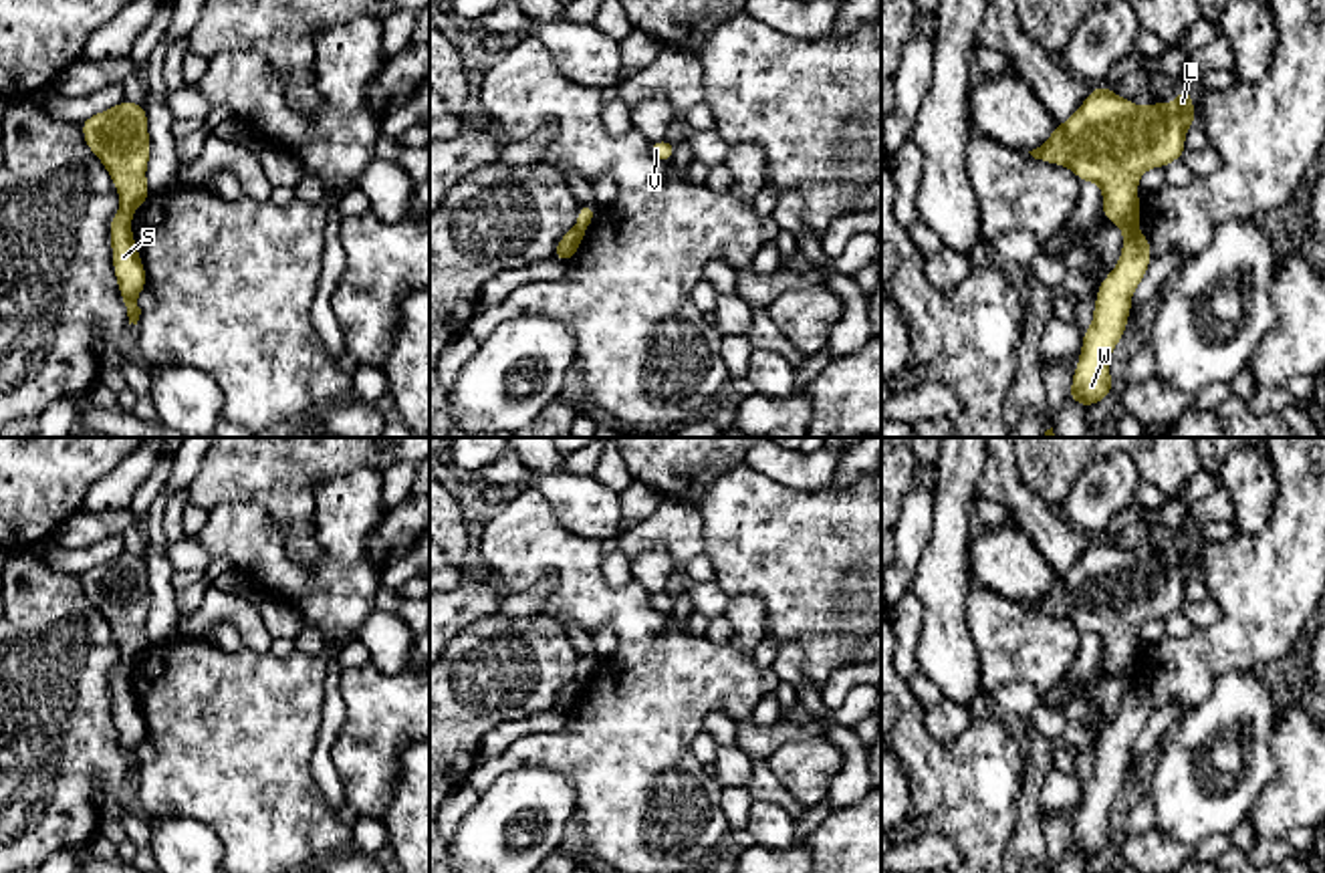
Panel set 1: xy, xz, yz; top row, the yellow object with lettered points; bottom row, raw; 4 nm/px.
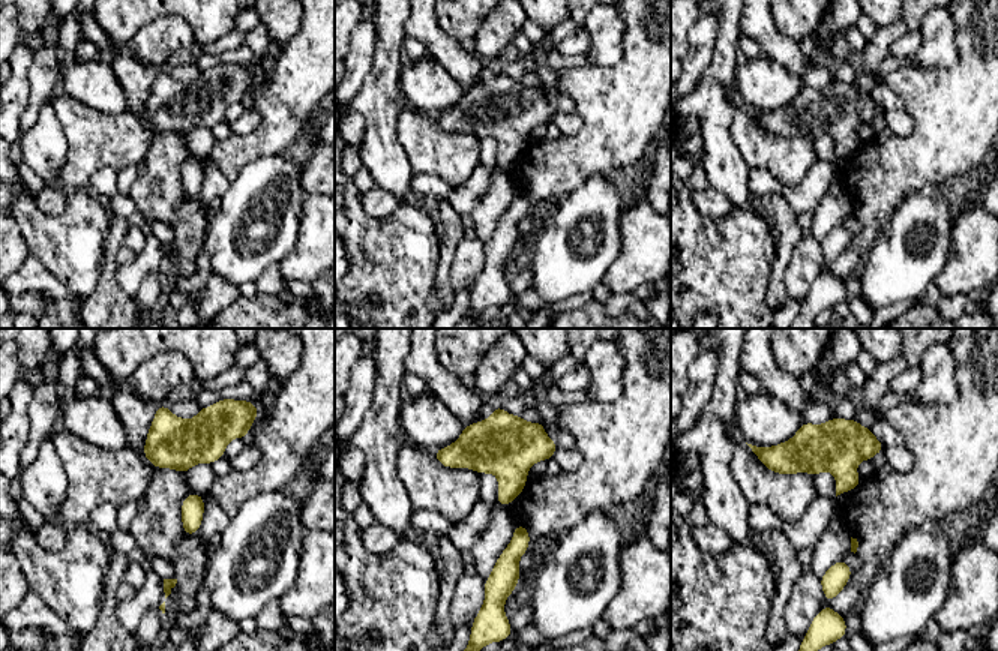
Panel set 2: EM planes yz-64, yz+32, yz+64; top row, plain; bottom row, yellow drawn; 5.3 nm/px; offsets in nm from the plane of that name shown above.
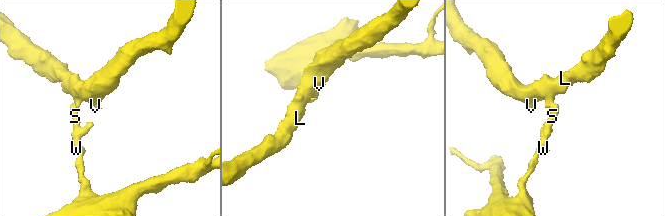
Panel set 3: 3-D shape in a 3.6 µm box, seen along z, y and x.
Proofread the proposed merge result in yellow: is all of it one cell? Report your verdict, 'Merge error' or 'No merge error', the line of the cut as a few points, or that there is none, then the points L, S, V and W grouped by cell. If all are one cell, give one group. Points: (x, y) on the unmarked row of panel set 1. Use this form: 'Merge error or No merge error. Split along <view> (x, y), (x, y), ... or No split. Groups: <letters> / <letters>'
Merge error. Split along yz (1138, 656), (1118, 674). Groups: L V / S W

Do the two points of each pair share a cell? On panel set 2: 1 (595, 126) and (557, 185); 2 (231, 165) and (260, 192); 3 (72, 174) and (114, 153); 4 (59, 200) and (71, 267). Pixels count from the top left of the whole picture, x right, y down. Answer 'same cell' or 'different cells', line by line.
1: same cell
2: different cells
3: same cell
4: different cells

